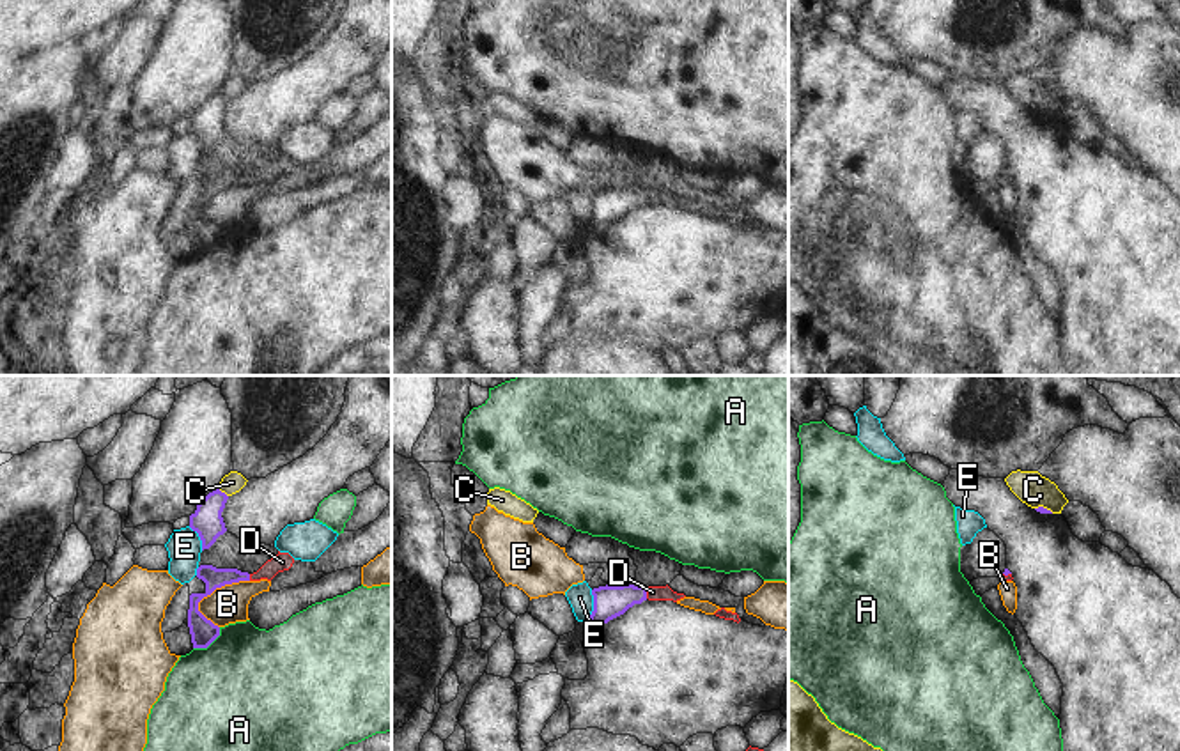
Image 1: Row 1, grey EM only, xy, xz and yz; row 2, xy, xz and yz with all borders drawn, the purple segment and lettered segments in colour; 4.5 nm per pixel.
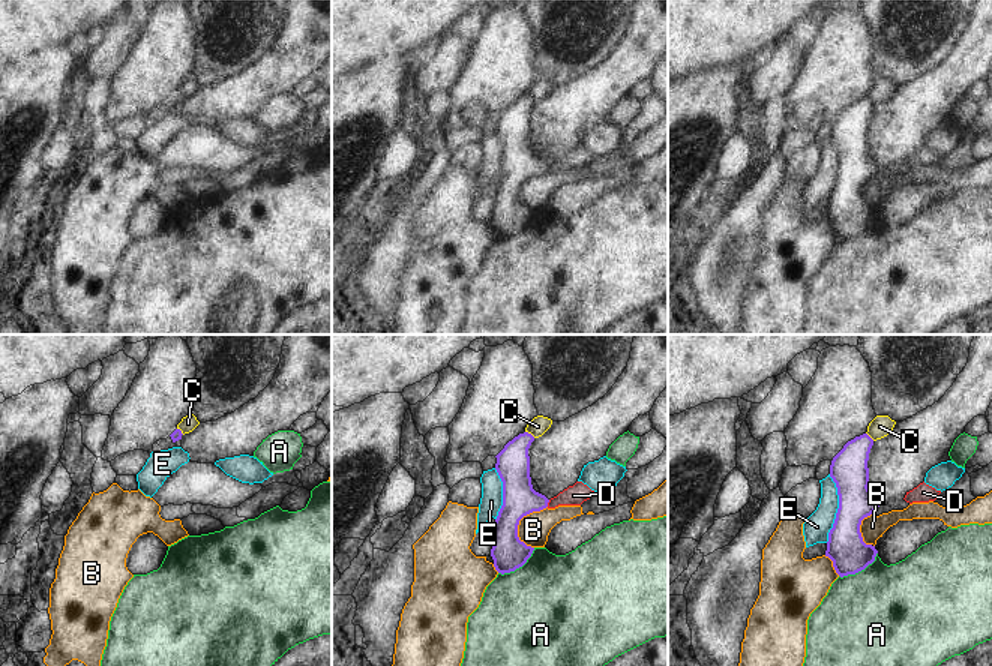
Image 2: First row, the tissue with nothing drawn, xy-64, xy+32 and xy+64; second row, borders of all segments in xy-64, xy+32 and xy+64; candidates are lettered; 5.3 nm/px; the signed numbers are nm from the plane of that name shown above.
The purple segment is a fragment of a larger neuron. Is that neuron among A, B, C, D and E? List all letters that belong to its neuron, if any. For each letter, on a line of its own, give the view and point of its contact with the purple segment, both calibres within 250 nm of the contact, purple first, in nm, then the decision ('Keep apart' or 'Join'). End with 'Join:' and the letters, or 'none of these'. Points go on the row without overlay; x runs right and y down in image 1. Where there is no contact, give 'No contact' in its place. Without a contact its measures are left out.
A: Touches purple at xy (209, 247). Thickness 120 nm (purple) against 500 nm. Keep apart
B: Touches purple at xy (220, 190). Thickness 120 nm (purple) against 170 nm. Keep apart
C: Touches purple at xy (224, 96). Thickness 140 nm (purple) against 90 nm. Keep apart
D: Touches purple at xz (645, 197). Thickness 140 nm (purple) against 60 nm. Join
E: Touches purple at xz (594, 209). Thickness 140 nm (purple) against 120 nm. Keep apart
Join: D.

